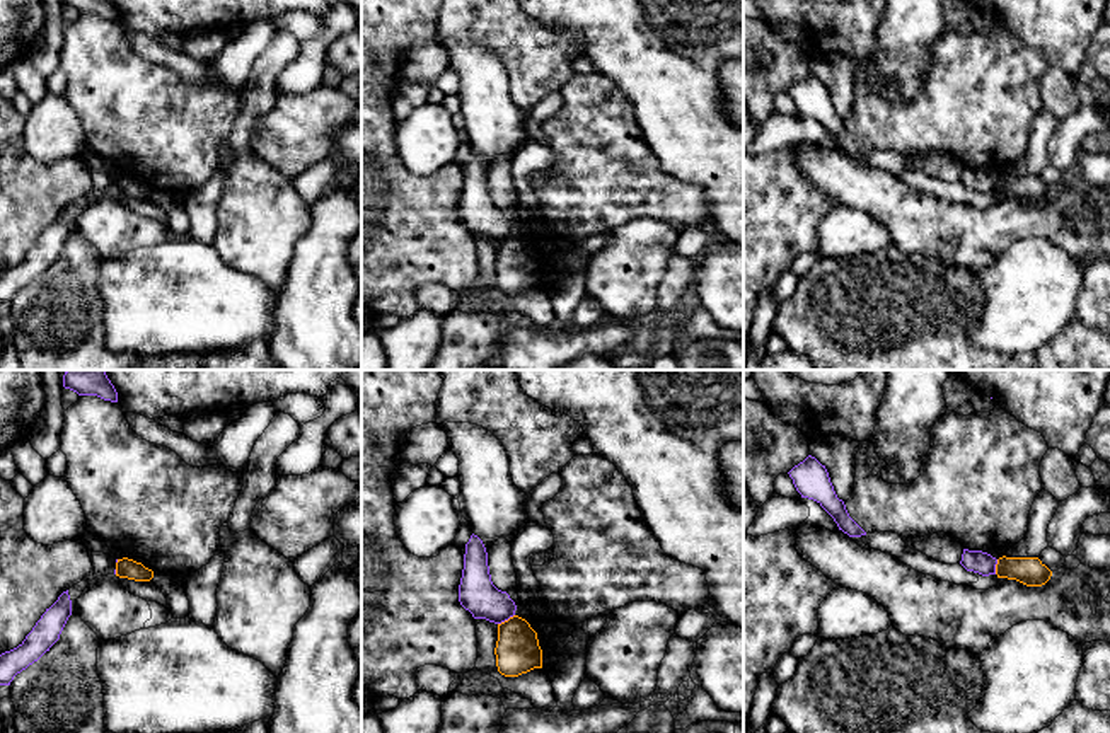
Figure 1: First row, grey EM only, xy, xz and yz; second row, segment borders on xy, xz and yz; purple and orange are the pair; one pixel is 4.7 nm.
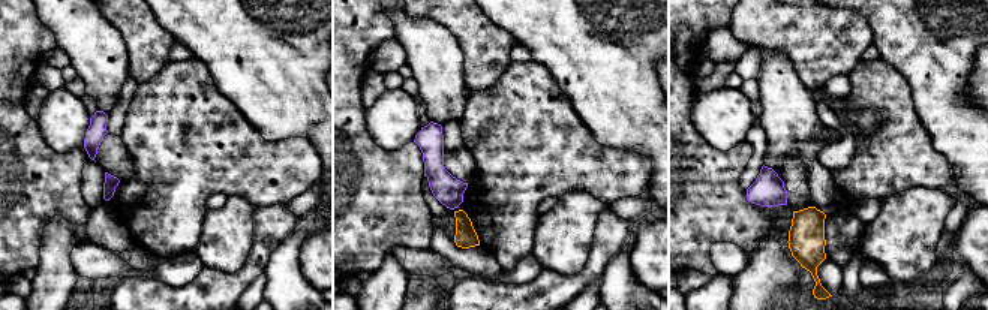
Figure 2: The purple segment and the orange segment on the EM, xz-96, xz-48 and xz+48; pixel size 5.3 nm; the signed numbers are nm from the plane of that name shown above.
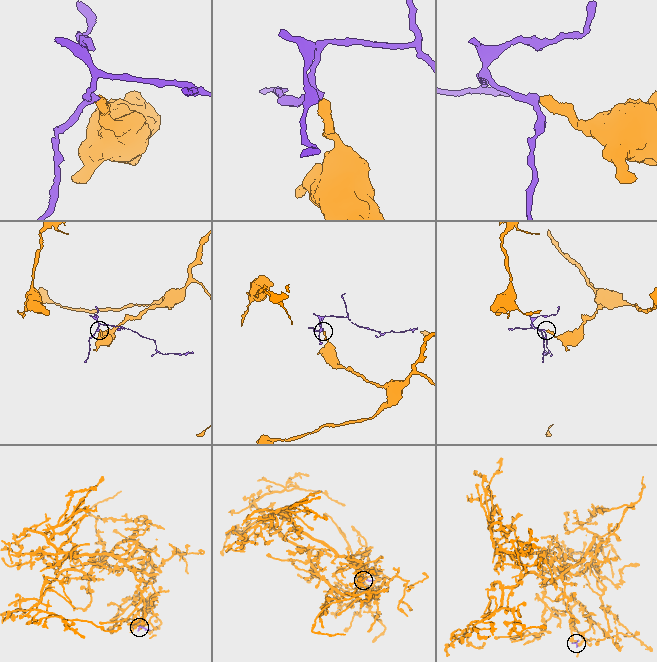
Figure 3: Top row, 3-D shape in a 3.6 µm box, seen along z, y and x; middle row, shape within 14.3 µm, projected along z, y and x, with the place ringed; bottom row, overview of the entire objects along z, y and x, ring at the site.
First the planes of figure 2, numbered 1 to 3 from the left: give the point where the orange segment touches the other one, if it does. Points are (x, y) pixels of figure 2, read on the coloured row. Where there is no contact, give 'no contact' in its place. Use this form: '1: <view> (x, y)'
1: no contact
2: no contact
3: no contact

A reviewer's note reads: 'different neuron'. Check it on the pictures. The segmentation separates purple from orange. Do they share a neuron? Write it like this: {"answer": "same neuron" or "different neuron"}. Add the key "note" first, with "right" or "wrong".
{"note": "right", "answer": "different neuron"}

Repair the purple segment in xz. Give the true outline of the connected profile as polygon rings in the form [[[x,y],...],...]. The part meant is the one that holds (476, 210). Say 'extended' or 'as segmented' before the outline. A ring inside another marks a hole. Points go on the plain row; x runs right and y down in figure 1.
as segmented; [[[474,152],[465,162],[459,220],[474,237],[486,237],[494,242],[508,239],[517,228],[510,213],[493,203],[486,165]]]

